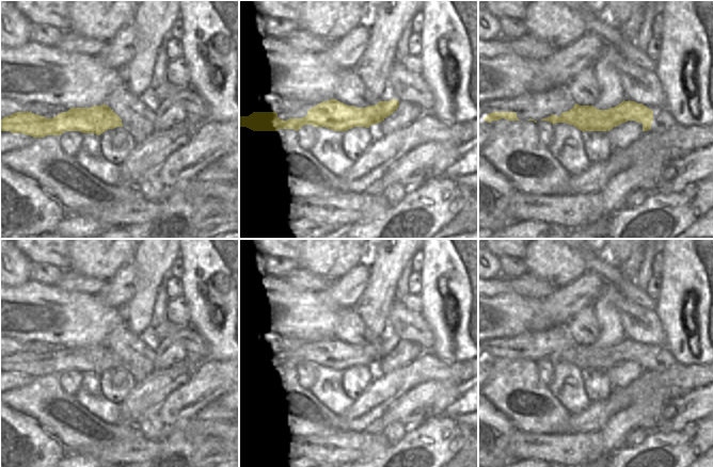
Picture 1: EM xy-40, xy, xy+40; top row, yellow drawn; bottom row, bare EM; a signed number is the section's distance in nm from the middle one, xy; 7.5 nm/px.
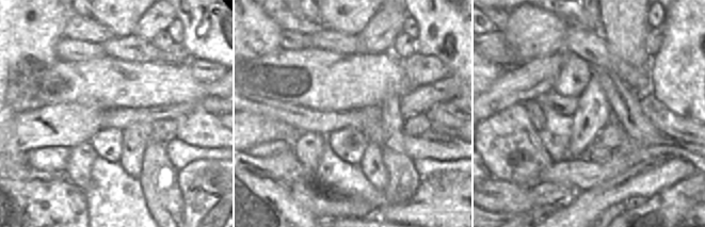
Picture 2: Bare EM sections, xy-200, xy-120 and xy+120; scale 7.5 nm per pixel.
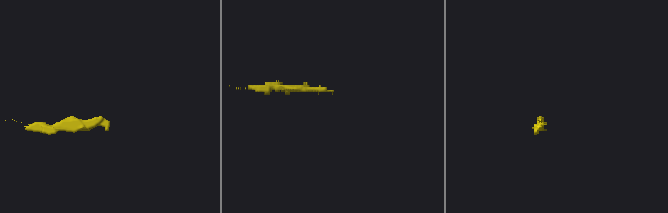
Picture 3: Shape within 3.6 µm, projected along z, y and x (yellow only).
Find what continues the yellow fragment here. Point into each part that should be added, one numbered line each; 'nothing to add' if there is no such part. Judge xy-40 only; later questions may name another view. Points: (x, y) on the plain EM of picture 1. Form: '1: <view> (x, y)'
nothing to add

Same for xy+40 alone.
1: xy+40 (662, 357)

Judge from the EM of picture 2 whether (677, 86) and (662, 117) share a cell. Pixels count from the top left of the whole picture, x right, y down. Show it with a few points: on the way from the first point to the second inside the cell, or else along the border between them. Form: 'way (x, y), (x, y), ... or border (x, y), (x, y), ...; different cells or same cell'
border (652, 95), (678, 116), (690, 119); different cells

